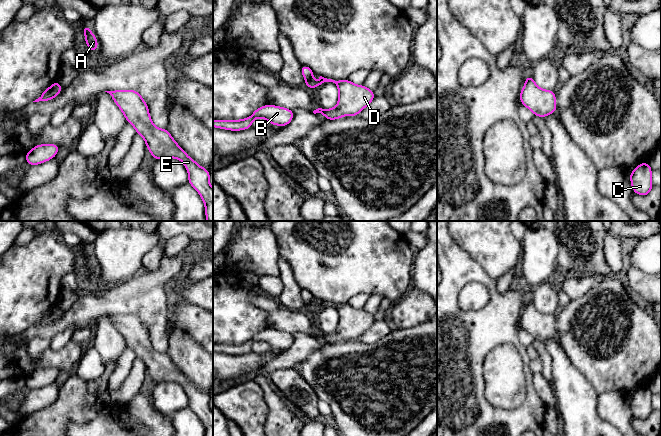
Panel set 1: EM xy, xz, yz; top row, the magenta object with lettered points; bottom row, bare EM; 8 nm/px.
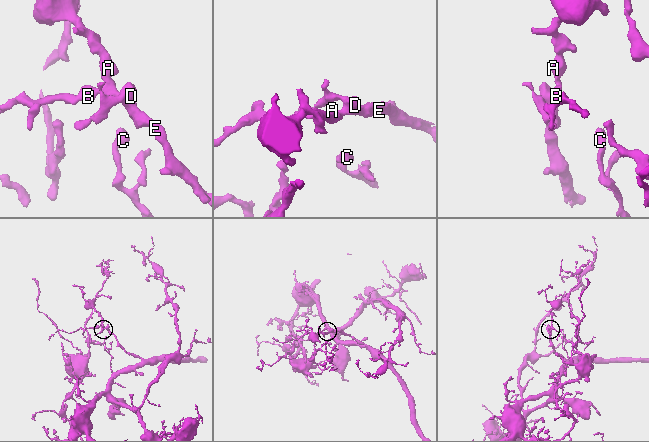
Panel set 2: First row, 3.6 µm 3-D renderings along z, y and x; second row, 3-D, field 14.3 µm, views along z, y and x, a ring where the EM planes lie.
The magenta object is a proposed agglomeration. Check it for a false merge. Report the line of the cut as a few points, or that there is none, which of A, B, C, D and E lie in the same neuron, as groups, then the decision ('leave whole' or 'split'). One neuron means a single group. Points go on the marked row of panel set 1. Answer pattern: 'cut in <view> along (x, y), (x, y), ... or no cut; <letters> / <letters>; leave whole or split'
no cut; A B C D E; leave whole

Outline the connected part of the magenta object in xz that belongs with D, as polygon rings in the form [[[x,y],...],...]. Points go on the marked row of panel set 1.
[[[302,65],[300,70],[305,79],[305,86],[311,89],[315,89],[325,82],[333,82],[338,87],[339,100],[335,108],[318,108],[313,111],[314,114],[322,113],[326,117],[326,120],[335,120],[345,115],[358,116],[359,112],[375,98],[374,91],[366,88],[364,85],[355,85],[348,79],[335,81],[320,76],[317,82],[313,82],[312,77],[314,72],[311,68]]]

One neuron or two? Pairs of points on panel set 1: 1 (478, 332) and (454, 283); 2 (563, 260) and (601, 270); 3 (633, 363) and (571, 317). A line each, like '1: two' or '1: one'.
1: one
2: one
3: one

